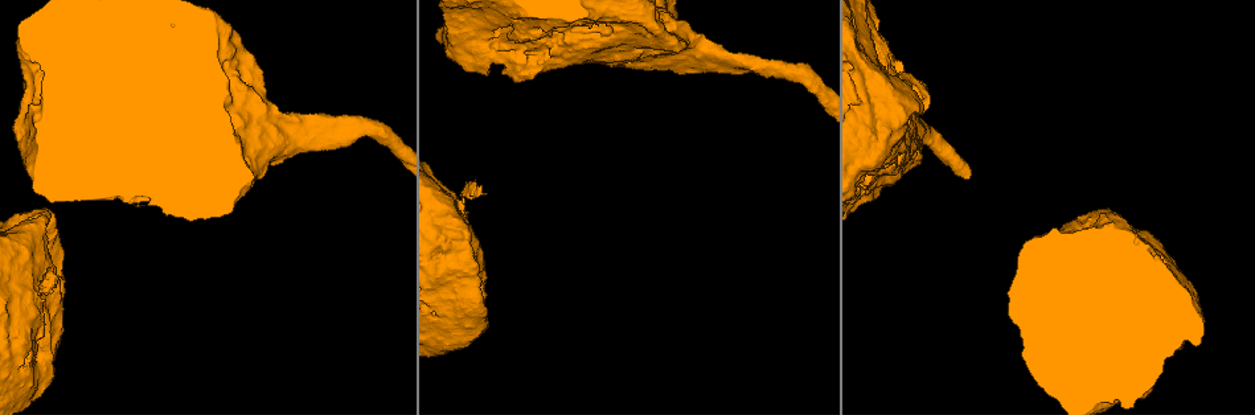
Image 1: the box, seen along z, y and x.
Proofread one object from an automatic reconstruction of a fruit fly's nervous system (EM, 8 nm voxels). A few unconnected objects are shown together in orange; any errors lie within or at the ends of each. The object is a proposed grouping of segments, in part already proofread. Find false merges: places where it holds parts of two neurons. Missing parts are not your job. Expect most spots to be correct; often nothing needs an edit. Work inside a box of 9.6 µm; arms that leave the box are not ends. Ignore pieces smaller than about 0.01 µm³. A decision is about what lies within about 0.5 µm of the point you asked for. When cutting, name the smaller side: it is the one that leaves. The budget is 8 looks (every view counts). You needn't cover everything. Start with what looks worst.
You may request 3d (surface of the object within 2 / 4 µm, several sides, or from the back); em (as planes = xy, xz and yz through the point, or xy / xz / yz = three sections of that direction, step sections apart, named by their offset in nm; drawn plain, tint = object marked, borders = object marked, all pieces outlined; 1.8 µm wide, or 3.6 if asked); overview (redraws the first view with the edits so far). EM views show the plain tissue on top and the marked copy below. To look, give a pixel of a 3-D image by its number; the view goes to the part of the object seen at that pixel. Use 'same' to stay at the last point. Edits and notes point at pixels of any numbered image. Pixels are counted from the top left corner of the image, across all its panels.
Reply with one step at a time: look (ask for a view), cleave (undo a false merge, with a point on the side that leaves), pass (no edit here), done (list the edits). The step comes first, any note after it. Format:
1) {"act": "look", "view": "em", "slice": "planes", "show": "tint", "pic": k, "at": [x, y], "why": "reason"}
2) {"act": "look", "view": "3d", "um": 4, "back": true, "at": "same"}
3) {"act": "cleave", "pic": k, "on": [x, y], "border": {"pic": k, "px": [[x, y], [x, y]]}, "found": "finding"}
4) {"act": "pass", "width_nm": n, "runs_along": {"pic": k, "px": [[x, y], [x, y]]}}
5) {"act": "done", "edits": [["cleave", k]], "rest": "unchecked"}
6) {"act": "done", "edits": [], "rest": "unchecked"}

{"act": "look", "view": "em", "slice": "yz", "step": 4, "show": "tint", "pic": 1, "at": [543, 47]}

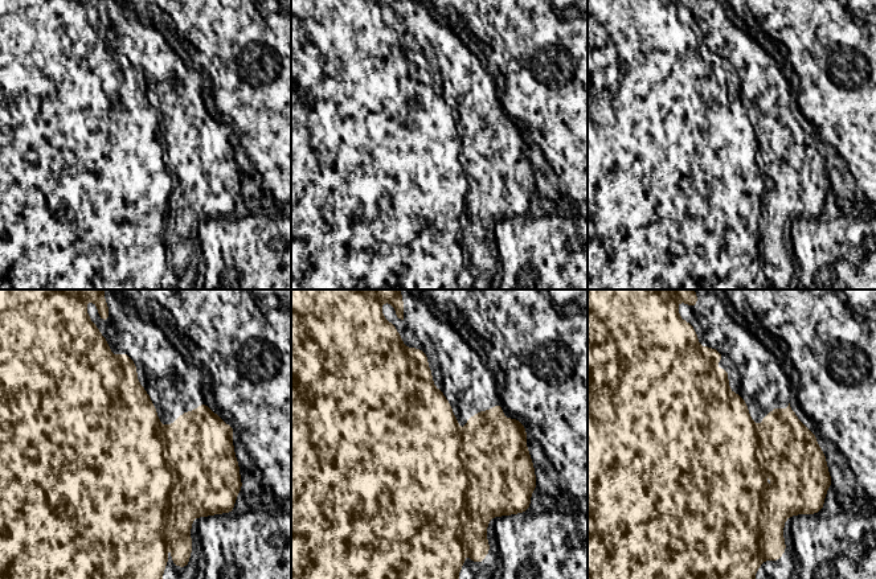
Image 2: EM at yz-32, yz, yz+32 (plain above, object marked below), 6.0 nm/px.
{"act": "look", "view": "em", "slice": "xz", "step": 8, "show": "tint", "at": "same"}

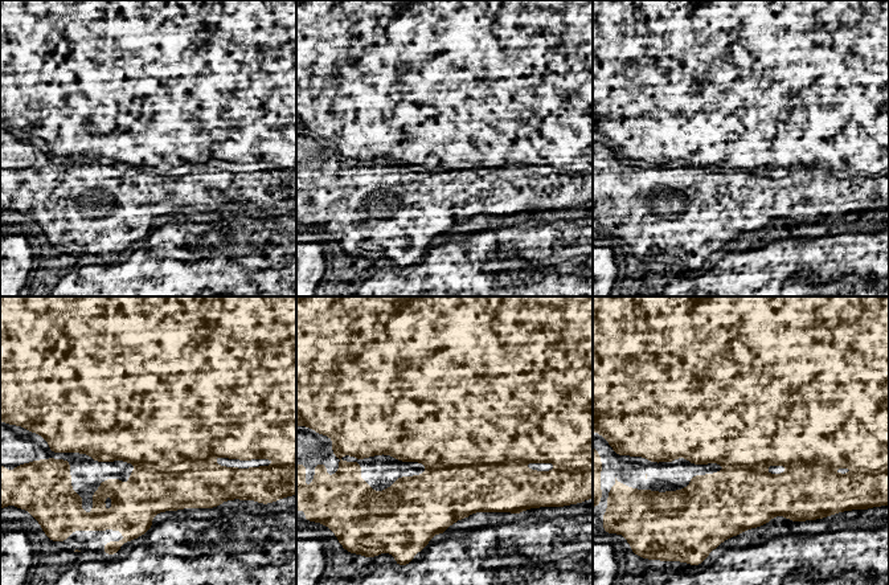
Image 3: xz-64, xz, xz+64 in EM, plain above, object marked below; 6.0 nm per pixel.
{"act": "pass", "width_nm": 600, "found": "one neuron here"}

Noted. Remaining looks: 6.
{"act": "look", "view": "em", "um": 3.6, "slice": "planes", "show": "tint", "pic": 1, "at": [243, 100], "why": "thick turns thin"}

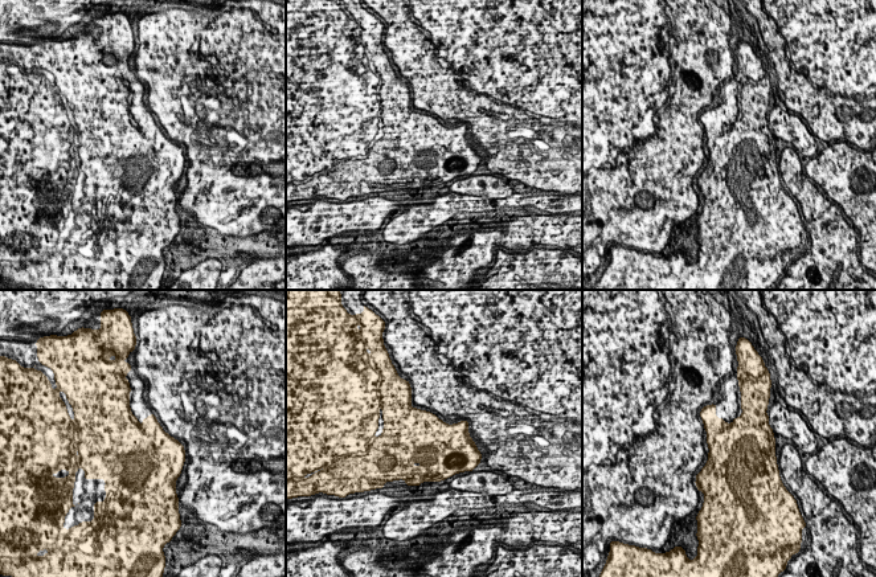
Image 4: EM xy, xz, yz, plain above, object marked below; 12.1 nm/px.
{"act": "pass", "width_nm": 650, "found": "all the same neuron"}

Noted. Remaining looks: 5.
{"act": "look", "view": "3d", "um": 4, "back": true, "pic": 1, "at": [449, 234], "why": "calibre changes"}

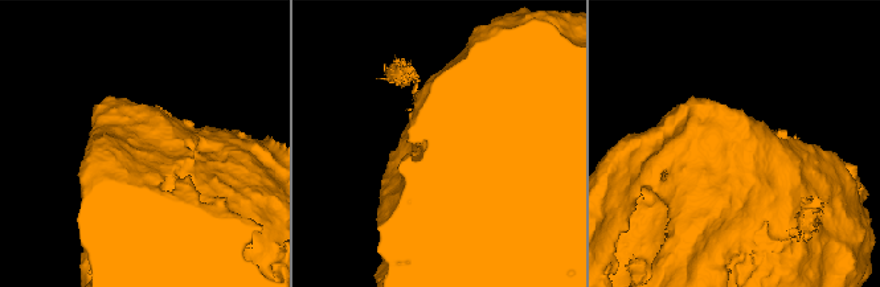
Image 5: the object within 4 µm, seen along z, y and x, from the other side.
{"act": "look", "view": "em", "um": 3.6, "slice": "planes", "show": "tint", "pic": 5, "at": [733, 161]}

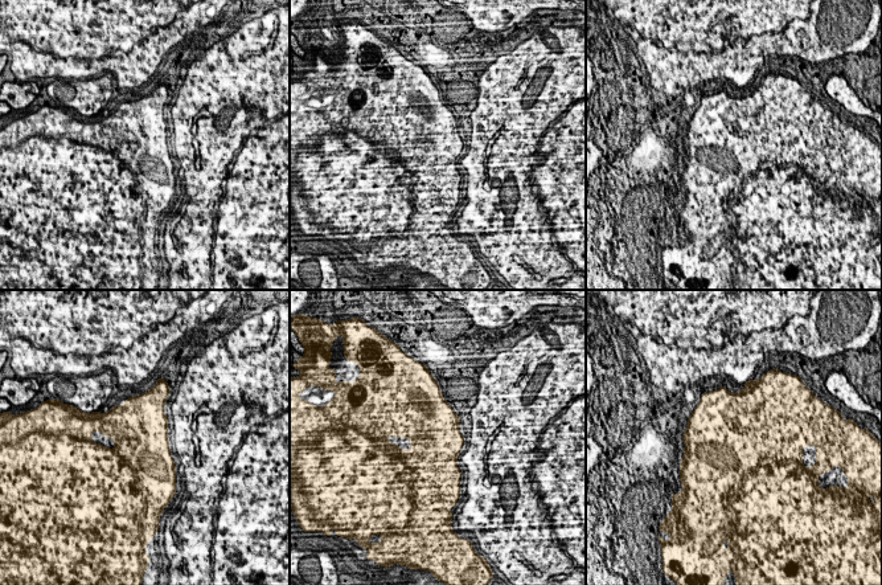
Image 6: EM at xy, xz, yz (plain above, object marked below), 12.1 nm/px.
{"act": "pass", "found": "all the same neuron"}

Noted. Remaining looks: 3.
{"act": "look", "view": "3d", "um": 4, "back": true, "pic": 1, "at": [881, 134], "why": "closes a loop"}

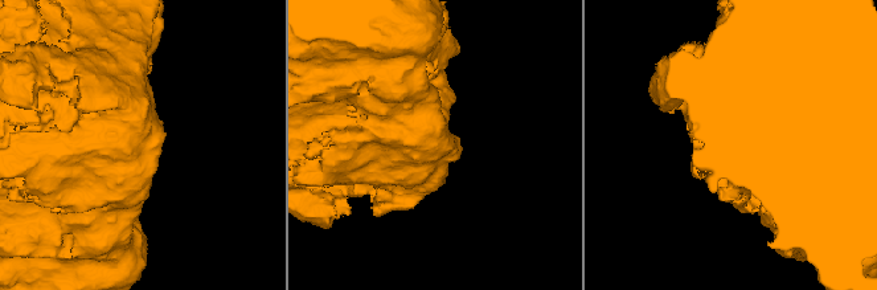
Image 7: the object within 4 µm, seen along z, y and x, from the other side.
{"act": "look", "view": "em", "um": 3.6, "slice": "planes", "show": "tint", "pic": 7, "at": [141, 145], "why": "shape alone is not enough"}

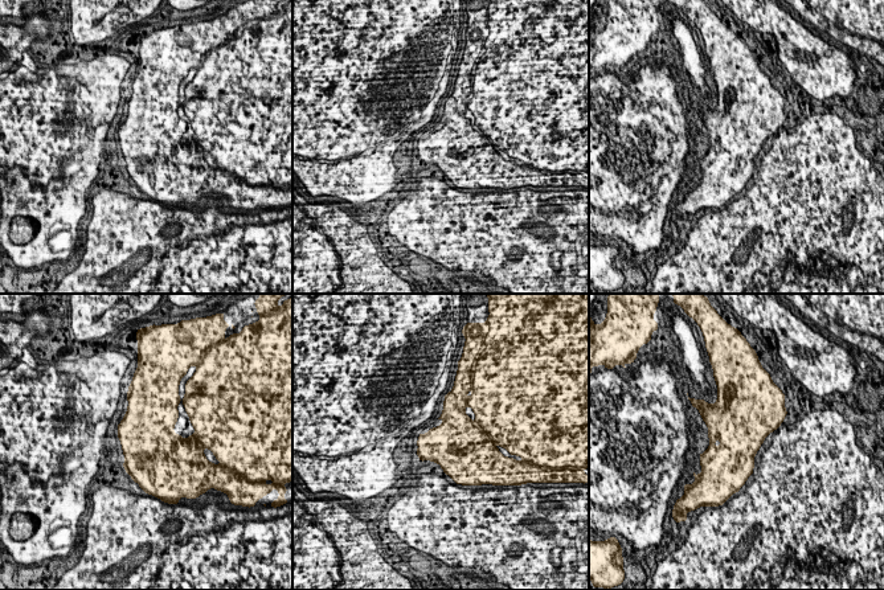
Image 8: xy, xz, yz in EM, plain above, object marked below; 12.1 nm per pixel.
{"act": "pass", "width_nm": 600, "found": "continuous, no second neuron"}

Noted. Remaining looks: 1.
{"act": "done", "edits": [], "rest": "unchecked"}

